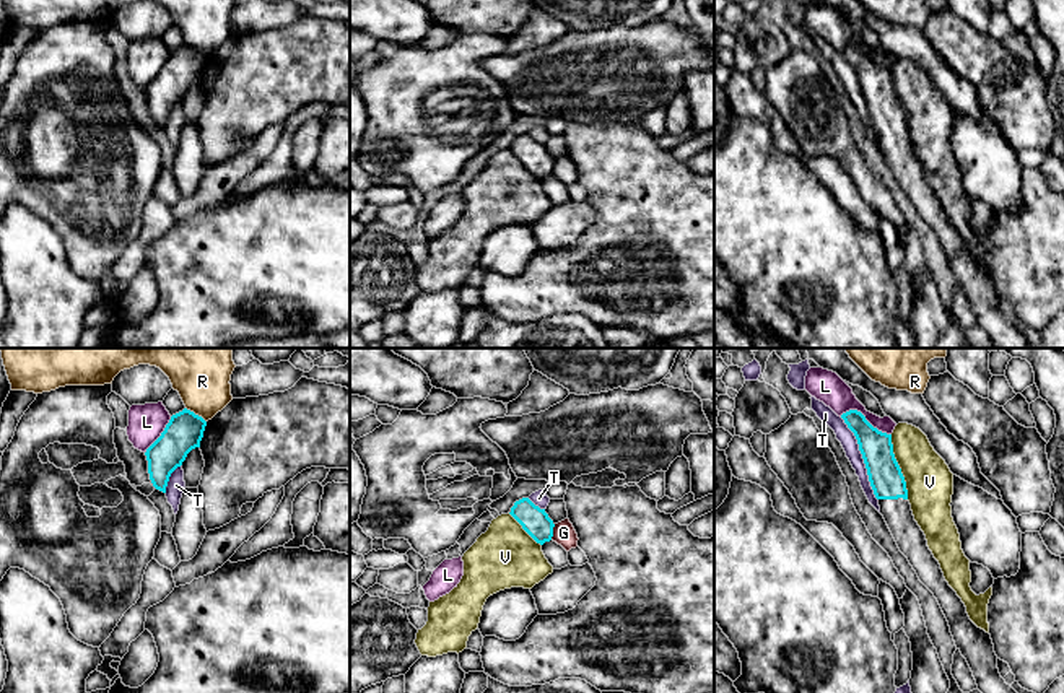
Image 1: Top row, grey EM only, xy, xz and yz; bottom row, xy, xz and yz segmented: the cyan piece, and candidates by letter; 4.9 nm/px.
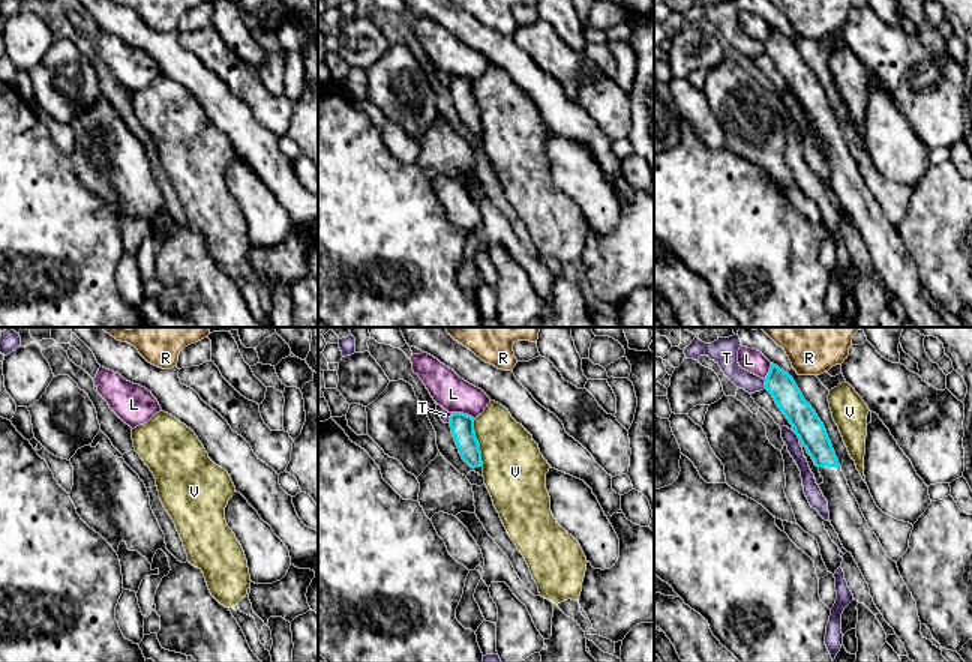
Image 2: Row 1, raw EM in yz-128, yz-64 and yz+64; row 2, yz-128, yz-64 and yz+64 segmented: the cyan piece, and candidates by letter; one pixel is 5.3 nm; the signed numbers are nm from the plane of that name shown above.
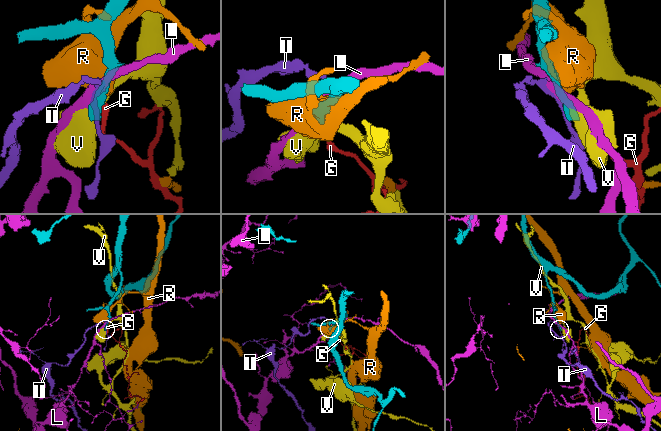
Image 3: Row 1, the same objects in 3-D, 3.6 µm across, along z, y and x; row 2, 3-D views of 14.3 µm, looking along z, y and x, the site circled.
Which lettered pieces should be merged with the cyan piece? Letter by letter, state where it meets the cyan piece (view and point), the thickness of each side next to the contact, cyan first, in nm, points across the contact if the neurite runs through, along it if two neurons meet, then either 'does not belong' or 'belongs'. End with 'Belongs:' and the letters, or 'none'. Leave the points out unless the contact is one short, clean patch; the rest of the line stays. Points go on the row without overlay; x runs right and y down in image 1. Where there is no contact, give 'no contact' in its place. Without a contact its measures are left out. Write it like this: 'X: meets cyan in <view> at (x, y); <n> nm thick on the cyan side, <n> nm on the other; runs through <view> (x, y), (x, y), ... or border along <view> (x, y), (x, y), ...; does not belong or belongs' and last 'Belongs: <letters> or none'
G: meets cyan in xz at (552, 168); 140 nm thick on the cyan side, 110 nm on the other; border along xz (555, 160), (550, 174); does not belong
L: meets cyan in yz at (864, 54); 160 nm thick on the cyan side, 160 nm on the other; does not belong
R: meets cyan in xy at (194, 49); 190 nm thick on the cyan side, 240 nm on the other; does not belong
T: meets cyan in yz at (863, 93); 170 nm thick on the cyan side, 80 nm on the other; does not belong
V: meets cyan in yz at (898, 103); 170 nm thick on the cyan side, 240 nm on the other; border along yz (890, 70), (893, 93), (903, 113), (908, 134); does not belong
Belongs: none

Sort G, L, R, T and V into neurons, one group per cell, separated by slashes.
G / L / R / T / V

